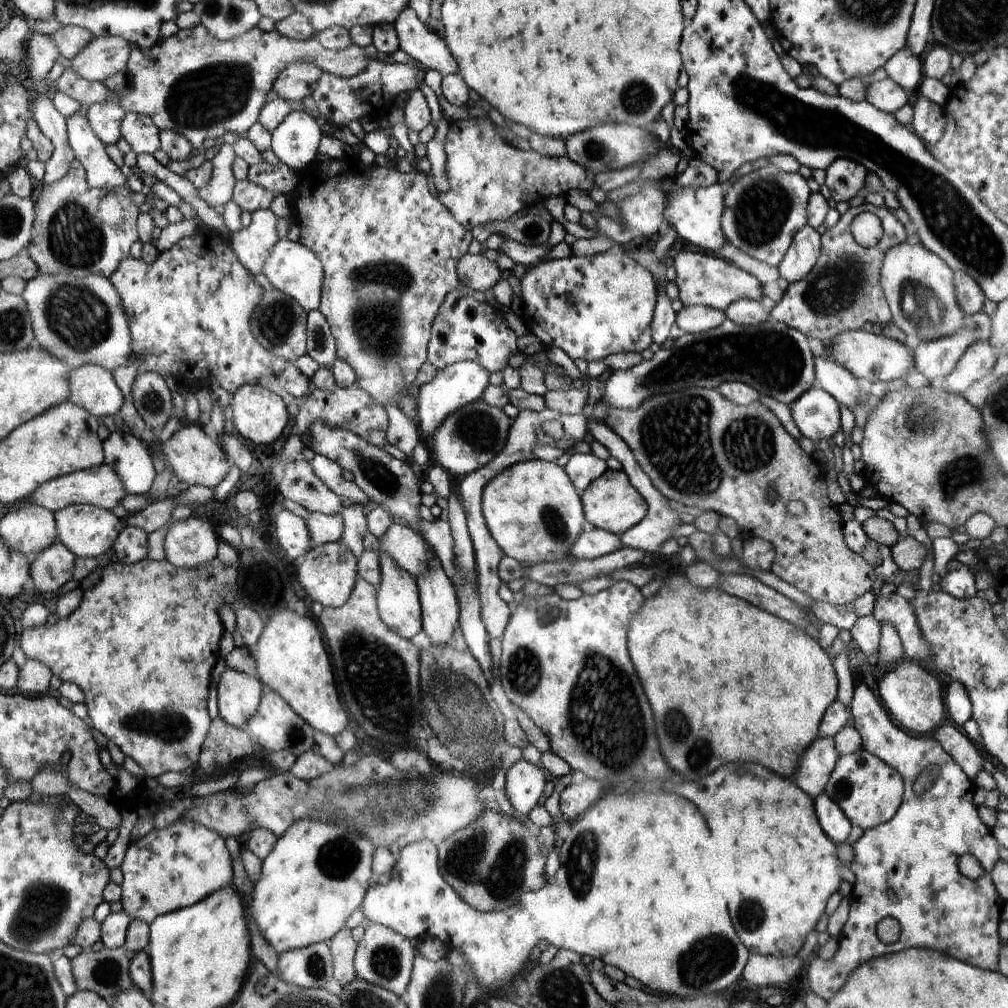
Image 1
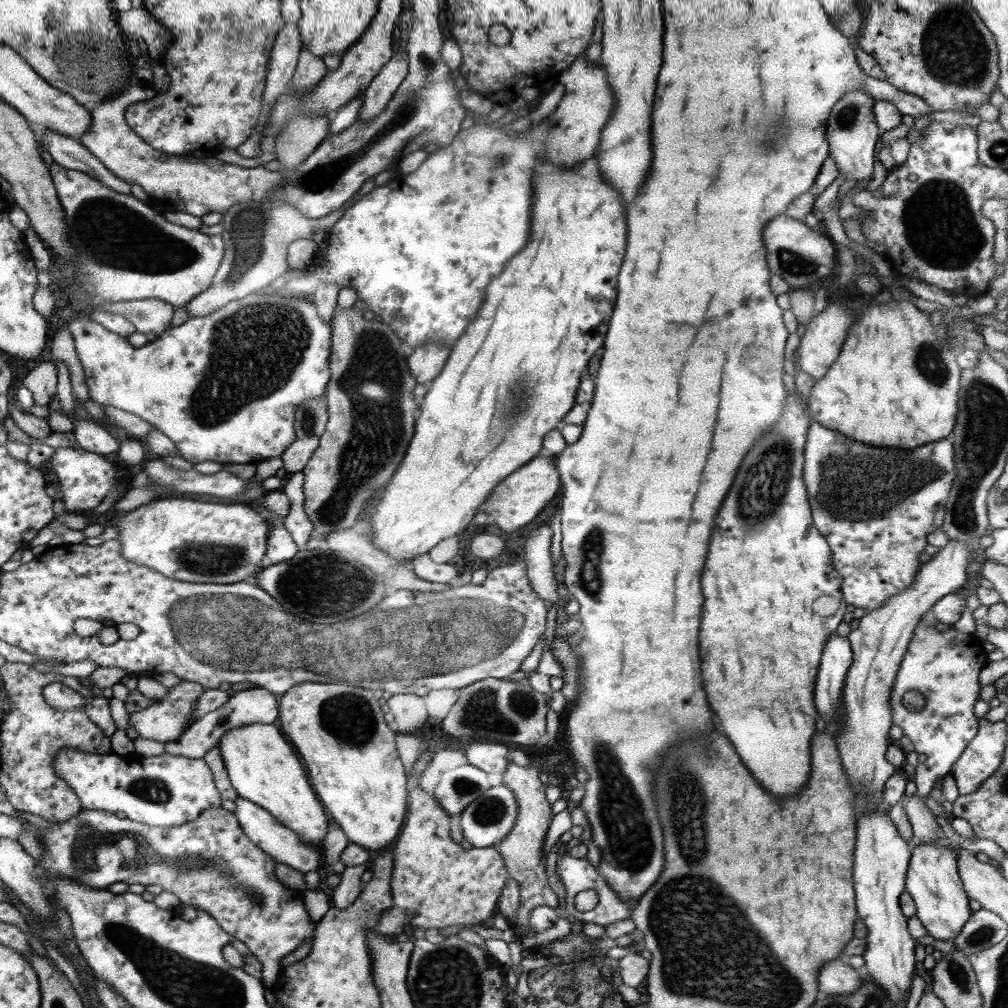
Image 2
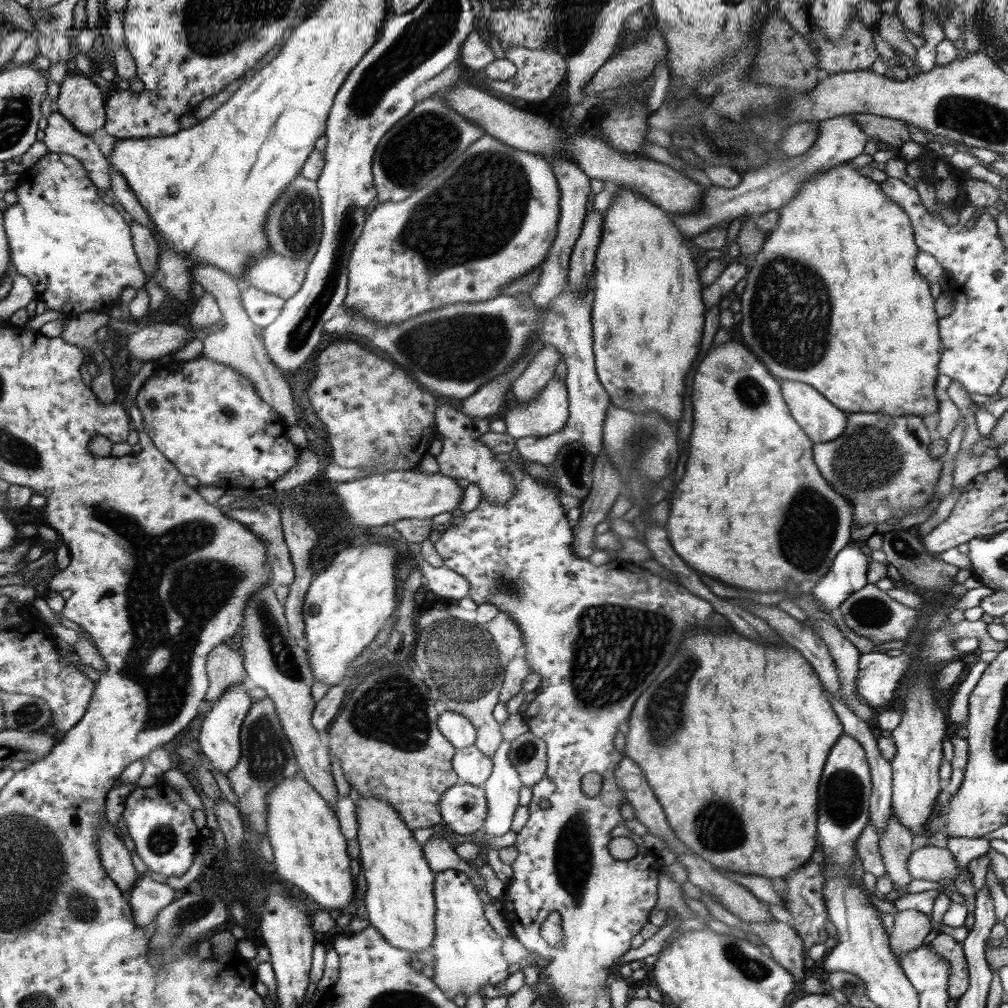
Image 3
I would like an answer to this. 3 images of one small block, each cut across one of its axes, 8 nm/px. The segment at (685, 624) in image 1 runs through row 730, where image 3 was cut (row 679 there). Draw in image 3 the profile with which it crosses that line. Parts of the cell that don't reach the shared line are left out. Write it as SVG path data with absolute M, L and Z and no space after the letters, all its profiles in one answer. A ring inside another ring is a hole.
M690 630L688 636L680 642L672 662L660 672L660 676L650 684L650 688L636 700L636 706L628 720L629 731L625 736L625 758L638 765L662 805L670 828L690 850L711 862L714 867L723 867L724 871L740 875L758 875L766 878L785 878L808 862L816 854L816 816L818 816L818 782L822 768L831 748L840 735L844 734L843 724L829 703L823 684L817 678L812 665L793 646L762 646L750 640L738 642L740 634L736 632L706 632Z

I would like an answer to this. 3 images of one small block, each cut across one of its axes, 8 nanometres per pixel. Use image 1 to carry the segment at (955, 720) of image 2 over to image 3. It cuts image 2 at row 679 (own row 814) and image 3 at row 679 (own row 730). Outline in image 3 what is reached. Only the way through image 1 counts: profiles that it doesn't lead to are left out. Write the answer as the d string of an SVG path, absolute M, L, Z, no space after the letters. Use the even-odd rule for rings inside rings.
M880 651L861 653L856 677L857 692L872 709L892 704L912 662L914 660L906 653L898 656Z

